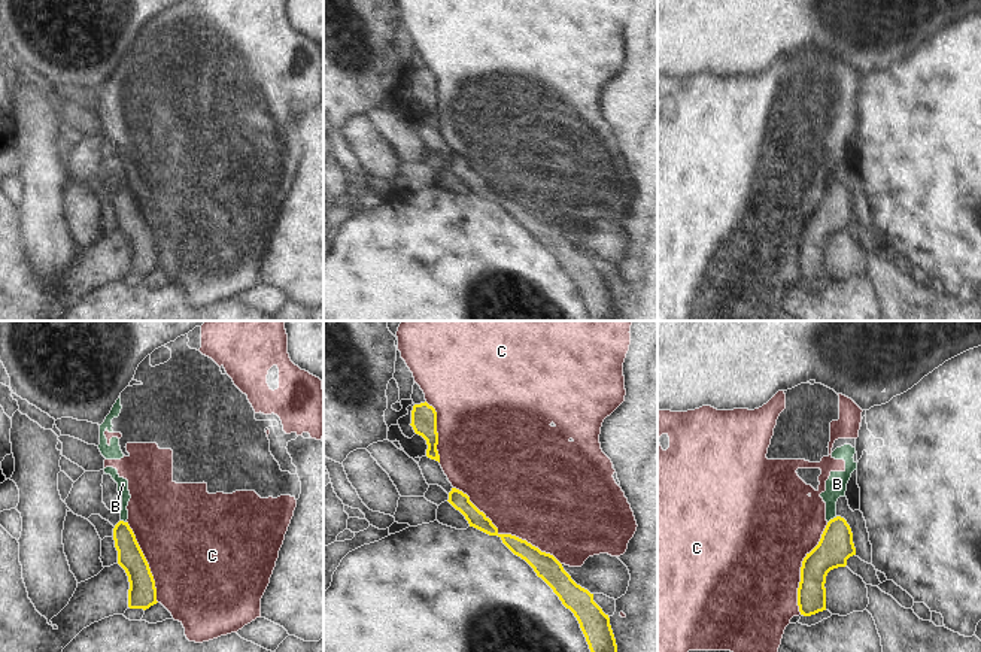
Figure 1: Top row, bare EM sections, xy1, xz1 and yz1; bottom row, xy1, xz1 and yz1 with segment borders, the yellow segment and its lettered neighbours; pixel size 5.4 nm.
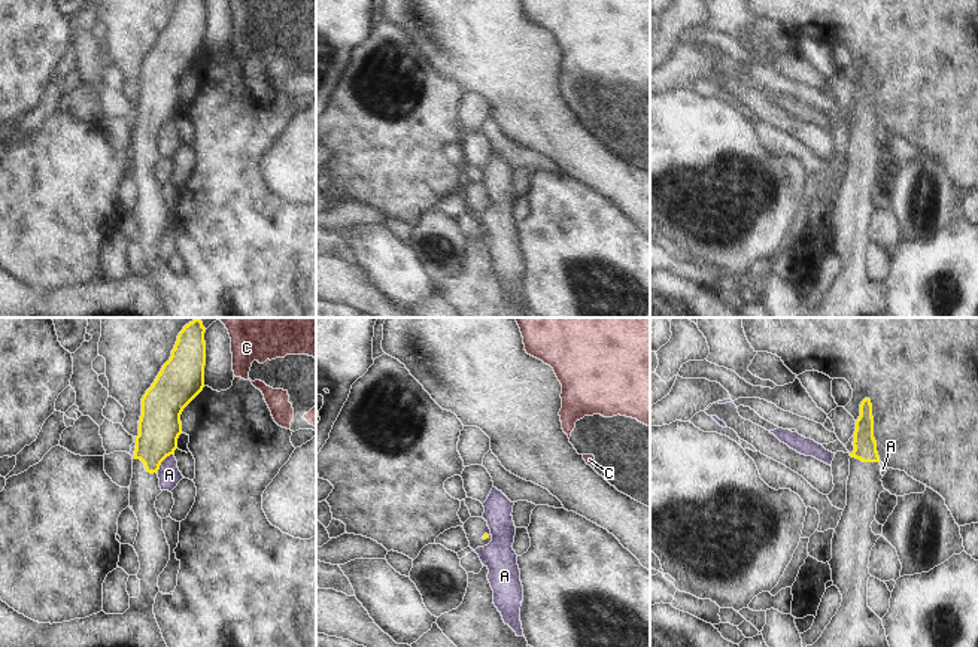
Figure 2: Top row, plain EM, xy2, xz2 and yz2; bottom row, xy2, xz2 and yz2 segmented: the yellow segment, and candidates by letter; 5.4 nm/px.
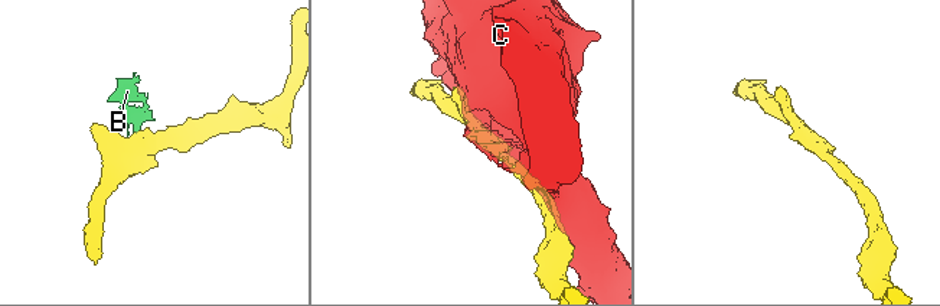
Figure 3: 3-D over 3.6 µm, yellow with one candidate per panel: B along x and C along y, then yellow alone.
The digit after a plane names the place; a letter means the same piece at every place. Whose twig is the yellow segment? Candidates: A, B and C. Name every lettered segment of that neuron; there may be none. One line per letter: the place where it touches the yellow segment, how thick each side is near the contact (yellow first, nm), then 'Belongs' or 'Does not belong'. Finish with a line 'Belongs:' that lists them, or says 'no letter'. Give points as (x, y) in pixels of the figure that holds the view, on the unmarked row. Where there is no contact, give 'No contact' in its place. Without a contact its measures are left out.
A: Touches yellow at xy2 (161, 127). Thickness 220 nm (yellow) against 120 nm. Does not belong
B: Touches yellow at yz1 (834, 184). Thickness 190 nm (yellow) against 110 nm. Does not belong
C: Touches yellow at xz1 (506, 200). Thickness 120 nm (yellow) against 480 nm. Does not belong
Belongs: no letter

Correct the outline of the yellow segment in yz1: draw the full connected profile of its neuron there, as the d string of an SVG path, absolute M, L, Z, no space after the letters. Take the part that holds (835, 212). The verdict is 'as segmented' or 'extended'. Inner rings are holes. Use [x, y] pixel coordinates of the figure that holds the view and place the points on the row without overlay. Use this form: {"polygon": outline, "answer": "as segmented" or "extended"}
{"polygon": "M841 182L830 185L821 200L818 210L807 219L801 233L801 248L798 254L798 272L804 282L811 282L826 276L826 242L830 236L845 233L847 225L856 221L853 198L847 186Z", "answer": "as segmented"}

